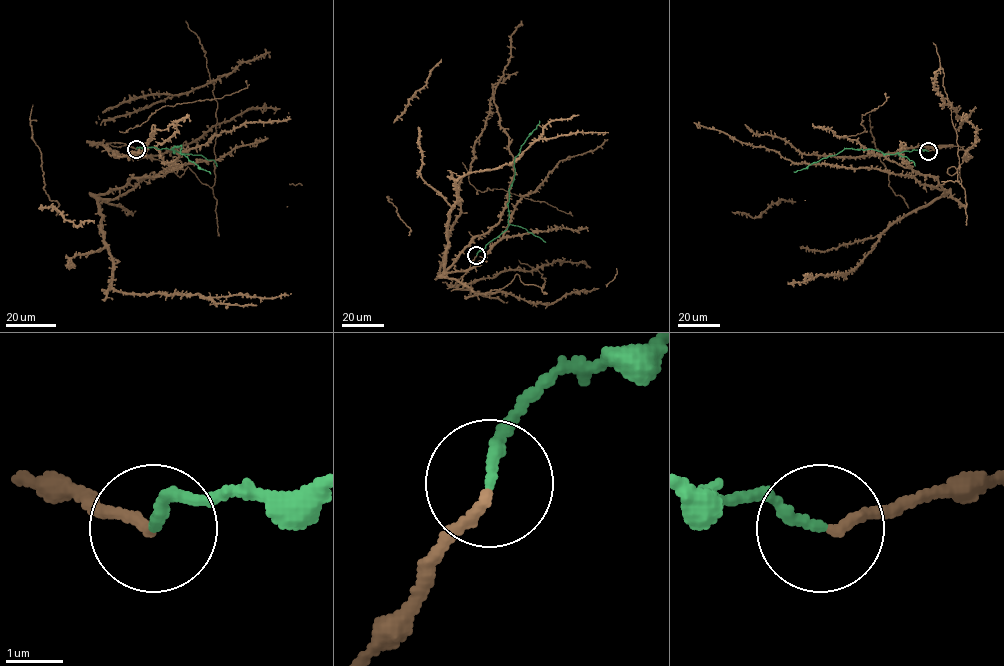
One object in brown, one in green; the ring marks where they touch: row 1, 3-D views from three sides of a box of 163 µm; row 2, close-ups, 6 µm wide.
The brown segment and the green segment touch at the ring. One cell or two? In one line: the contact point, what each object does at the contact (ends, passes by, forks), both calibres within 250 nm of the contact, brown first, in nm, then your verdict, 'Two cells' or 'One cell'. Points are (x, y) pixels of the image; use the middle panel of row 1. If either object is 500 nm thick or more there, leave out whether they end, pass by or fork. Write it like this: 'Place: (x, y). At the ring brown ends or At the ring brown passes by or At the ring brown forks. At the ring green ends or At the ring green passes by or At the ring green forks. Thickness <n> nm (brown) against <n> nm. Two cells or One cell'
Place: (476, 255). At the ring brown ends. At the ring green ends. Thickness 170 nm (brown) against 190 nm. One cell

